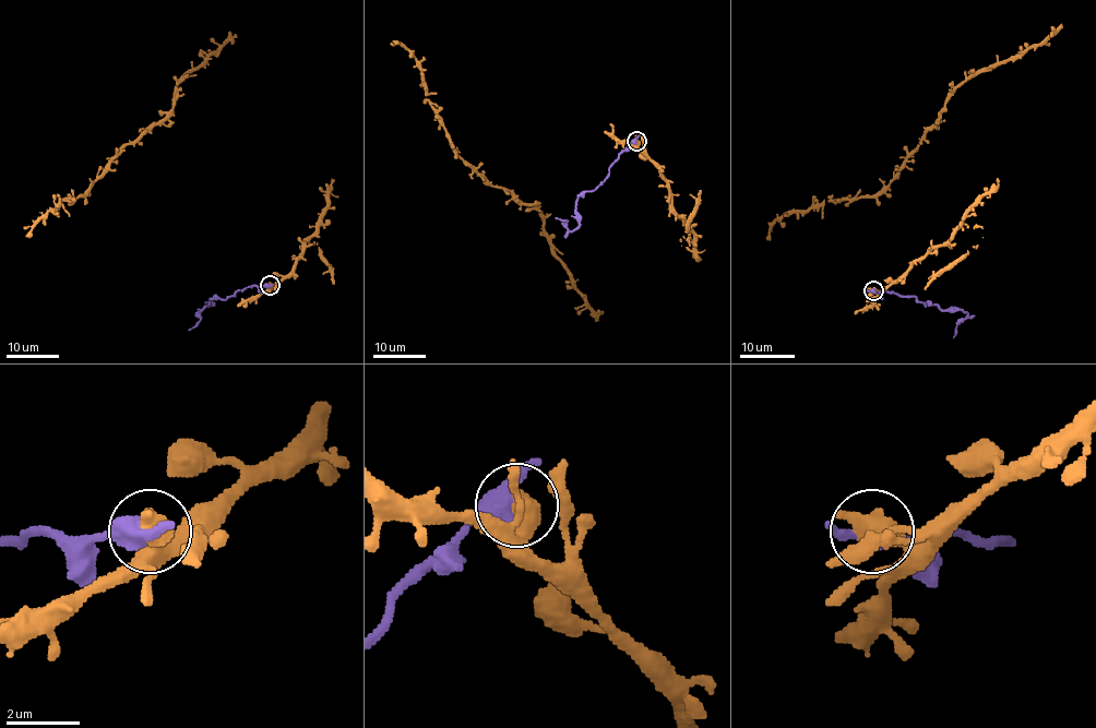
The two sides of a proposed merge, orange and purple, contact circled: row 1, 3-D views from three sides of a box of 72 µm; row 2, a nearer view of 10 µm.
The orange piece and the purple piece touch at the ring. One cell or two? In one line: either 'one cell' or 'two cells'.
two cells

